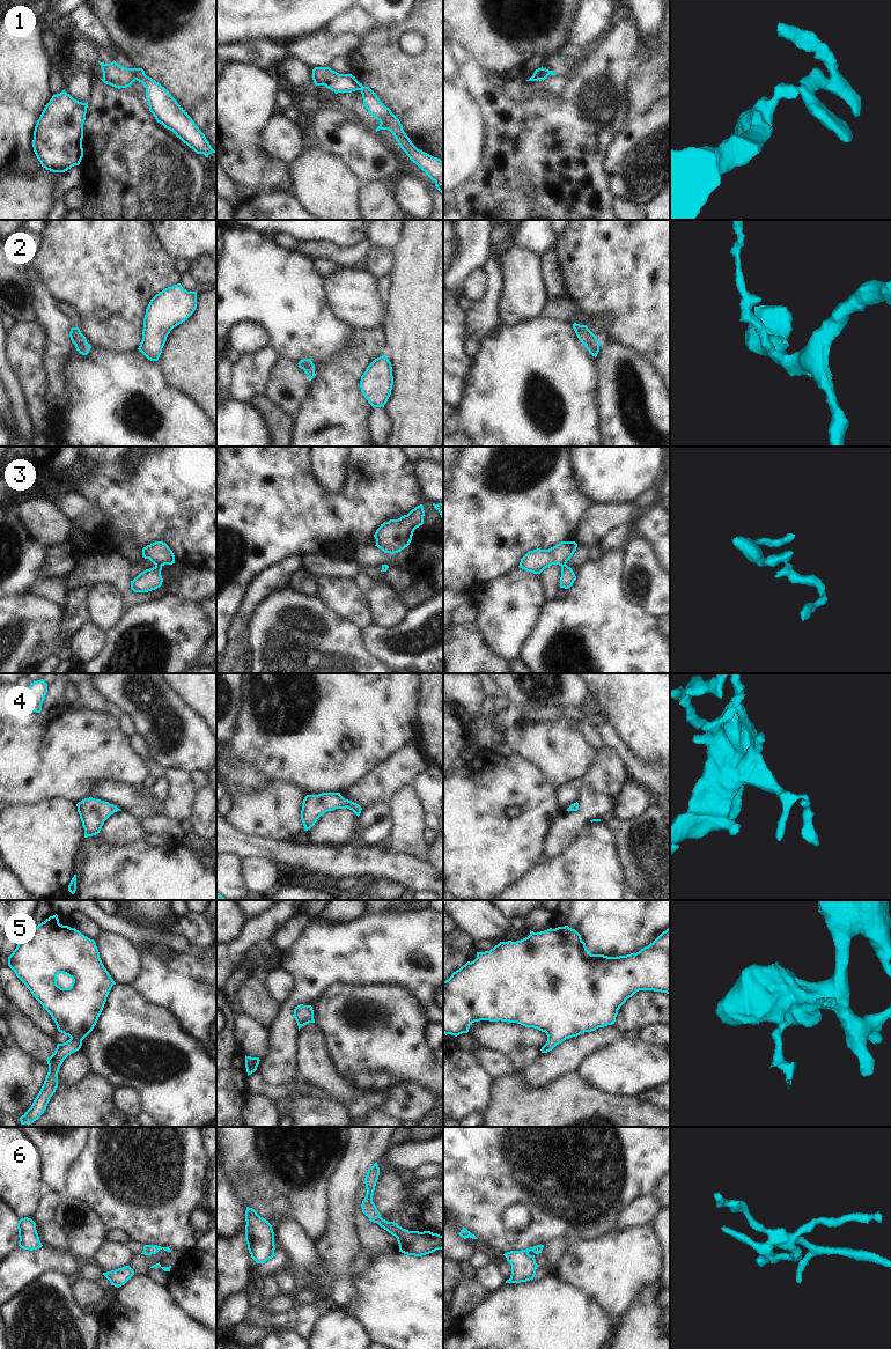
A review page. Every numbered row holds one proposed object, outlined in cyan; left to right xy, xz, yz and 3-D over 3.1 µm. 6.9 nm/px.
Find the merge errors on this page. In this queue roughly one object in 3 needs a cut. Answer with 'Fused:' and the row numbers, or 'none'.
Fused: 1, 3.

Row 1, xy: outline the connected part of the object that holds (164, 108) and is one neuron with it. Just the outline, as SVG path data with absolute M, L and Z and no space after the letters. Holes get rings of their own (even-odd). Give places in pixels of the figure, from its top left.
M135 68L135 75L135 80L146 88L149 111L157 123L172 131L177 138L197 154L204 154L208 157L209 154L215 153L205 134L164 87L147 76L142 68Z

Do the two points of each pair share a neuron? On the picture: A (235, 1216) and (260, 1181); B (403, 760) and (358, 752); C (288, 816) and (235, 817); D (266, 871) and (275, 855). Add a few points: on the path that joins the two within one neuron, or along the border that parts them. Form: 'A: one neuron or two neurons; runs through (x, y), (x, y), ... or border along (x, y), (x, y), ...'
A: two neurons; border along (229, 1180), (236, 1194), (247, 1206)
B: two neurons; border along (409, 741), (366, 774)
C: one neuron; runs through (275, 816), (248, 816)
D: two neurons; border along (245, 856), (265, 856), (278, 864)

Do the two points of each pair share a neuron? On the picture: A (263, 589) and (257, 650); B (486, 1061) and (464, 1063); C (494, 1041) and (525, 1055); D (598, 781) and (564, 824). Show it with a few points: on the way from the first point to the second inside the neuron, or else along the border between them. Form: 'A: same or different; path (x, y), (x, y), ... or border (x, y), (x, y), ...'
A: different; border (286, 588), (279, 588), (270, 592), (249, 617)
B: different; border (470, 1053), (493, 1080)
C: different; border (539, 1048), (523, 1047), (514, 1049), (508, 1055)
D: same; path (598, 794), (576, 818)

